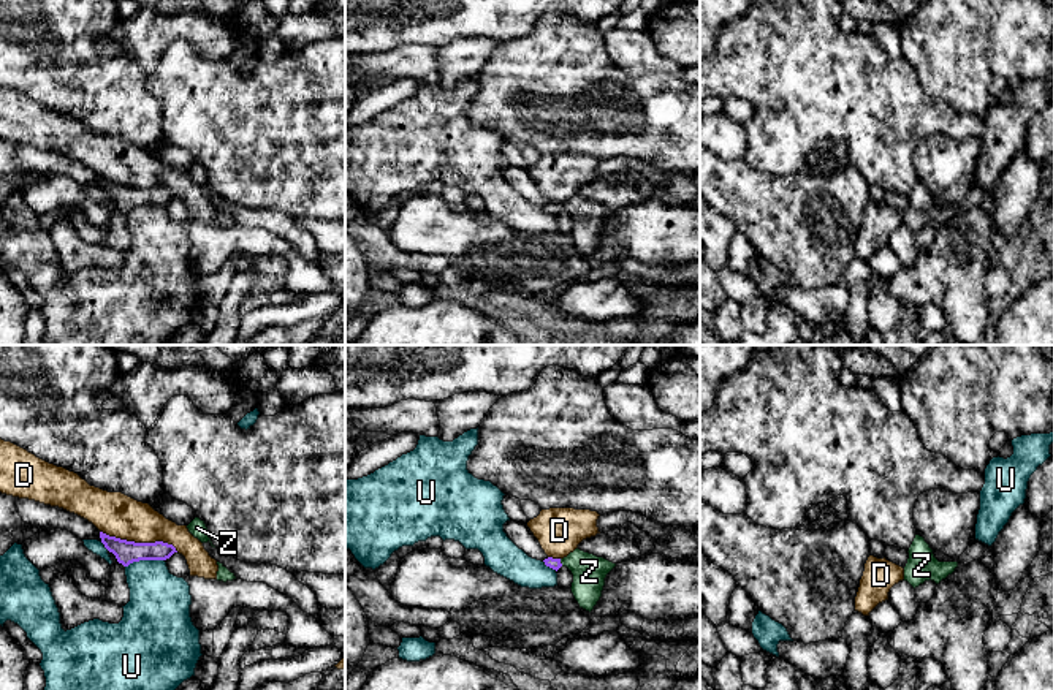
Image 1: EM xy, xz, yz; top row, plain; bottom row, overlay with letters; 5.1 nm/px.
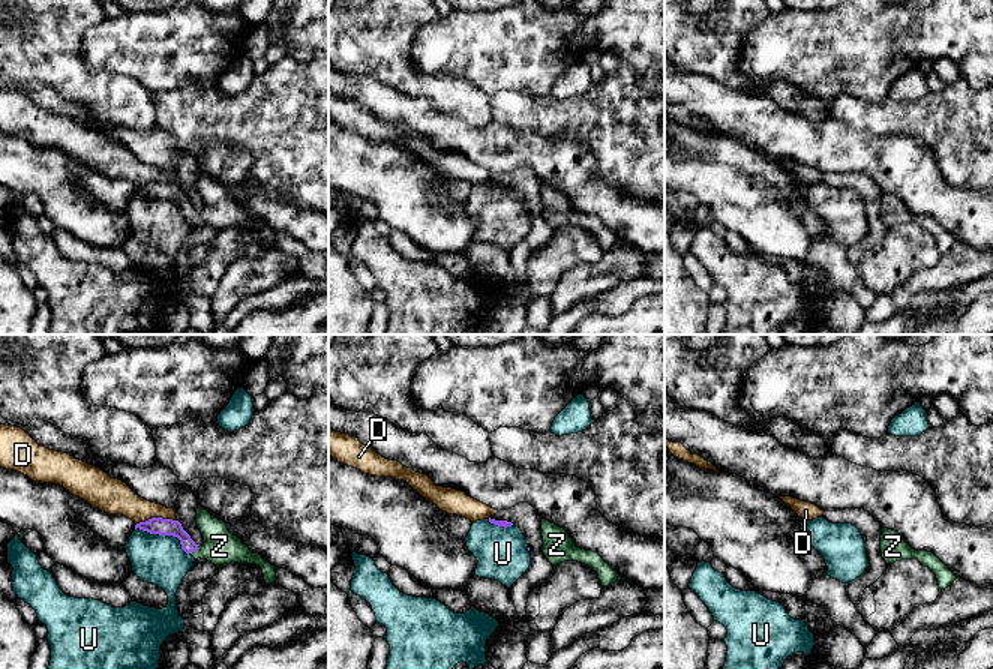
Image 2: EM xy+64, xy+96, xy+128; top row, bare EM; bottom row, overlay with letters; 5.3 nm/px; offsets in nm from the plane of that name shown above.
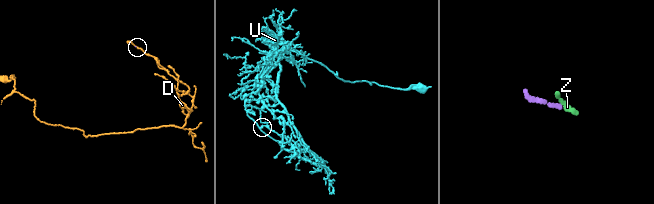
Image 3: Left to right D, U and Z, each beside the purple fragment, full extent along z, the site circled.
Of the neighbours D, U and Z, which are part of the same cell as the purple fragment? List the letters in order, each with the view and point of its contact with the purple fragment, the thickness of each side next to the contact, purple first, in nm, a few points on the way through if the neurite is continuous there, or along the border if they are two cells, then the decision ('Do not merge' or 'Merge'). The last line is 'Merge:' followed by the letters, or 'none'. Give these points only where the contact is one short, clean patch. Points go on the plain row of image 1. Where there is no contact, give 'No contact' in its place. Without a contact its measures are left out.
D: Touches purple at xy (140, 189). Thickness 120 nm (purple) against 220 nm. Do not merge
U: Touches purple at xy (144, 204). Thickness 120 nm (purple) against 300 nm. Do not merge
Z: Touches purple at xz (559, 208). Thickness 60 nm (purple) against 170 nm. Path across: xz (555, 209), (559, 208), (578, 208), (589, 217). Merge
Merge: Z

